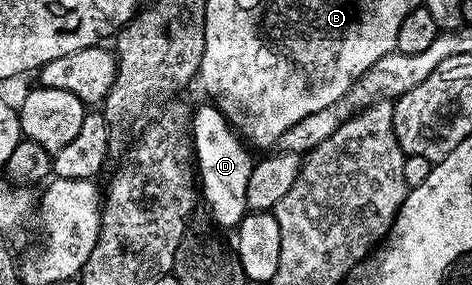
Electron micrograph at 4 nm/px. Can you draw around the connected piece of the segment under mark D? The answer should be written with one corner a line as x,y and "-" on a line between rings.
205,104
197,108
190,118
190,144
194,164
198,166
196,176
202,186
202,194
211,218
220,226
235,228
241,218
247,215
245,202
246,182
255,164
253,153
235,132
235,129
224,115
213,104

